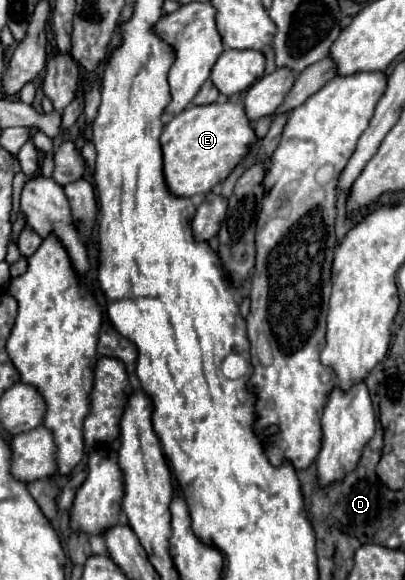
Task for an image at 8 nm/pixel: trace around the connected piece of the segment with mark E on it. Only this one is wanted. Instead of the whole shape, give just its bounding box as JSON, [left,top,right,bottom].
[161,101,255,197]

